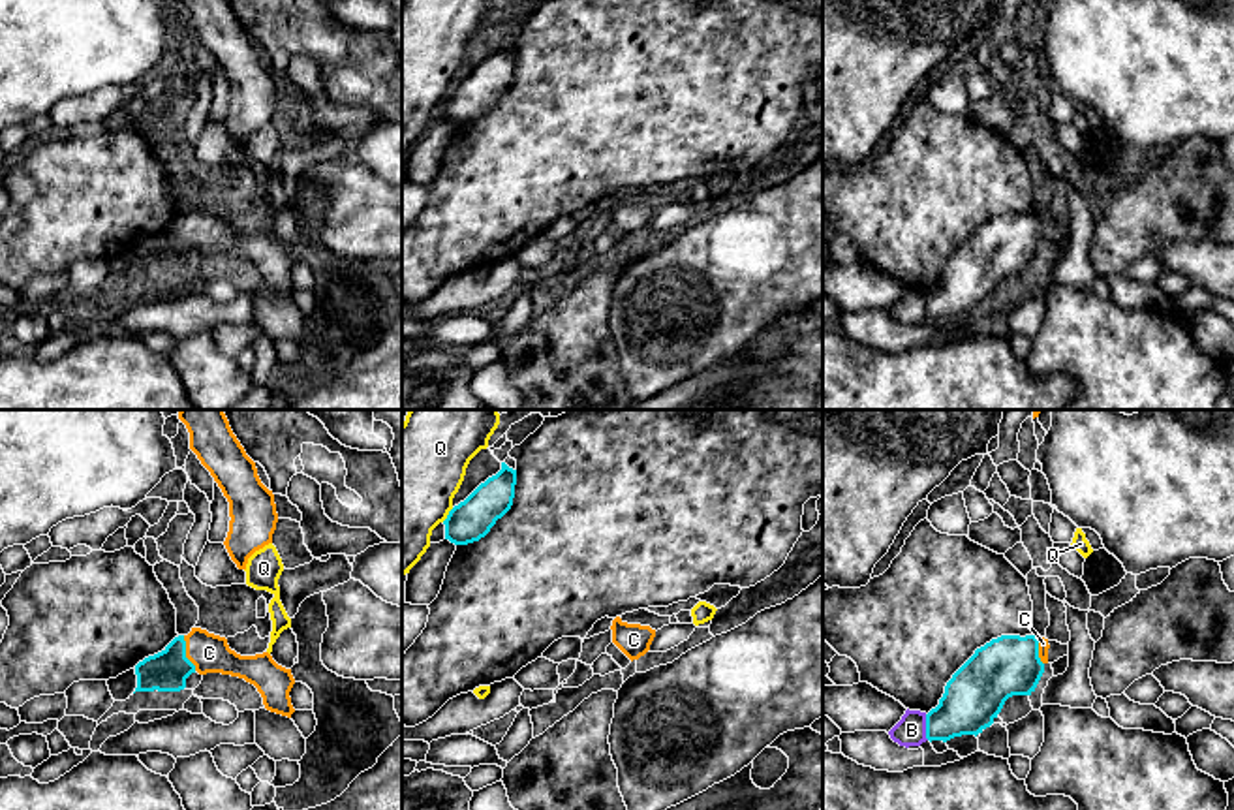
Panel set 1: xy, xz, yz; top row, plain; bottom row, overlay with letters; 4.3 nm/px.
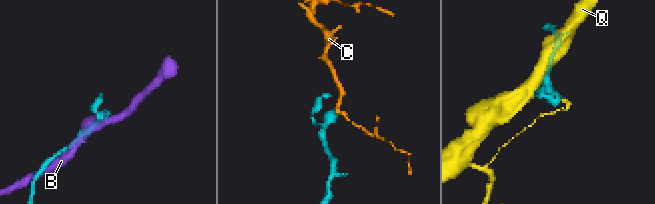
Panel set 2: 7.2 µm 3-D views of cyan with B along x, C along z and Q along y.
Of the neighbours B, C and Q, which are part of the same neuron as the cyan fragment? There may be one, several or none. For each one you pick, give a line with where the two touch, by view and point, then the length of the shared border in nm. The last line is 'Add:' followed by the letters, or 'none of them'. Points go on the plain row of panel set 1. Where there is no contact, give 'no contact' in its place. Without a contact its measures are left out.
C: contact xy (185, 232); length 160 nm
Add: C

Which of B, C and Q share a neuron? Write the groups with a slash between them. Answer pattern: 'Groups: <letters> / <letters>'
Groups: B / C / Q

